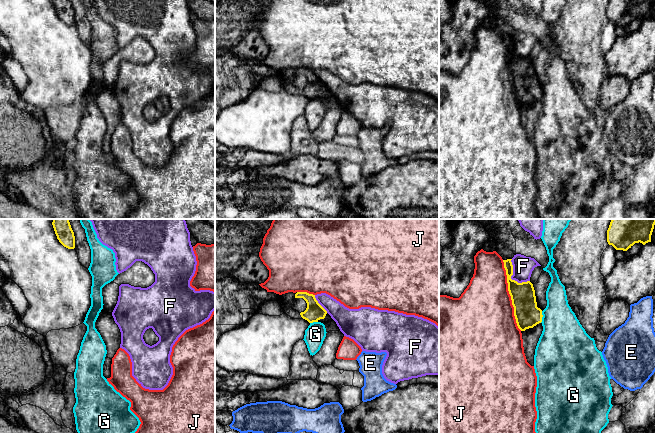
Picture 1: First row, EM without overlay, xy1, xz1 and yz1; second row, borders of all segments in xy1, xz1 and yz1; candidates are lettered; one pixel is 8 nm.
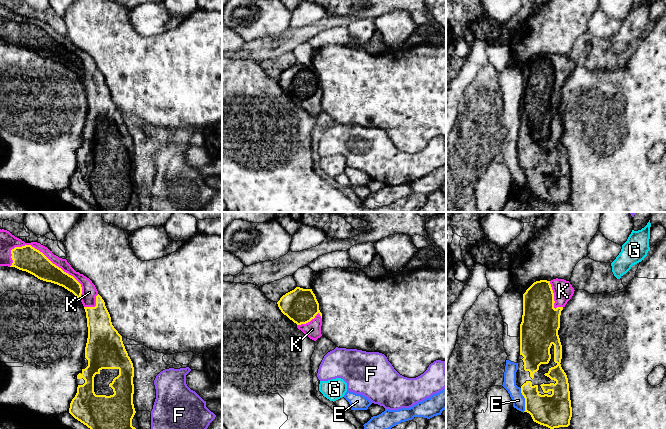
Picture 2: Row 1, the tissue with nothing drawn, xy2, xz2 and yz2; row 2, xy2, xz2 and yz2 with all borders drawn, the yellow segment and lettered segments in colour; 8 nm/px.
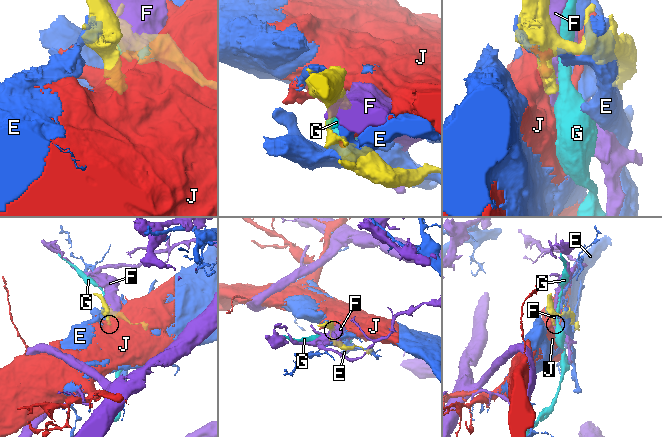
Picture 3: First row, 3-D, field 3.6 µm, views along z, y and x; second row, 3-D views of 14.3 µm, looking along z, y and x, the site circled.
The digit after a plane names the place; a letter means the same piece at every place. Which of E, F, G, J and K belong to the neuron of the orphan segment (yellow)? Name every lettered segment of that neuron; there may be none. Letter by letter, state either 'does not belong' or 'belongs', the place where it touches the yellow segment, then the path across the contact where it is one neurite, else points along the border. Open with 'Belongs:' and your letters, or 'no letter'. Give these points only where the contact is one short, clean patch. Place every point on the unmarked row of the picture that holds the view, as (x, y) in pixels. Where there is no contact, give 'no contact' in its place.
Belongs: K
E: does not belong; contact yz2 (525, 176)
F: does not belong; contact yz1 (510, 54)
G: does not belong; contact yz1 (542, 92)
J: does not belong; contact yz1 (510, 71)
K: belongs; contact xy2 (51, 38)

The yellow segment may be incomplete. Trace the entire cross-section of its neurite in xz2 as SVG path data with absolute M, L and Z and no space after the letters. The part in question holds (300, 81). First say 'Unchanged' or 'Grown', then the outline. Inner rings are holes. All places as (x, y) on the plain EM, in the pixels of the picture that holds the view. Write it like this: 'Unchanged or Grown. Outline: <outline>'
Grown. Outline: M296 63L283 71L277 80L281 88L310 115L316 117L322 112L322 89L312 65Z

